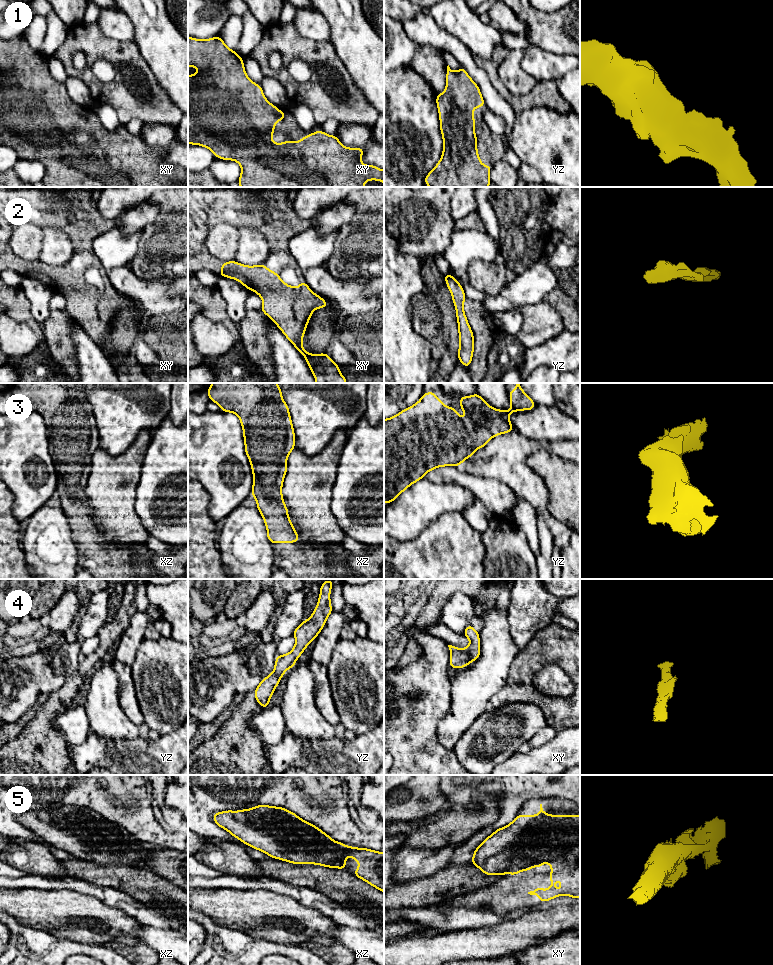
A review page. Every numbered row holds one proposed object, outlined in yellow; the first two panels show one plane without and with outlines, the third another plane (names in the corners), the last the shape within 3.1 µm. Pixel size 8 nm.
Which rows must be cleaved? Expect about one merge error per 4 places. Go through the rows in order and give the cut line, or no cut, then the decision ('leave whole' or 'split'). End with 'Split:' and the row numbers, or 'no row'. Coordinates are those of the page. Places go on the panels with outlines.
1: no cut | leave whole
2: no cut | leave whole
3: no cut | leave whole
4: no cut | leave whole
5: xy (575, 849), (554, 858), (535, 862), (508, 872) | split
Split: 5

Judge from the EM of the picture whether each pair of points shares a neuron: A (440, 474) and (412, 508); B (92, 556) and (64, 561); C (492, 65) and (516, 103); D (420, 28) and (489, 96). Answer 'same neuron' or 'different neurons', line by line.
A: different neurons
B: different neurons
C: same neuron
D: same neuron

